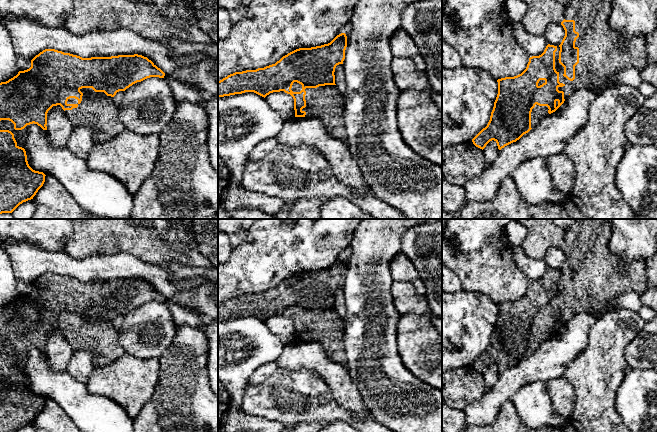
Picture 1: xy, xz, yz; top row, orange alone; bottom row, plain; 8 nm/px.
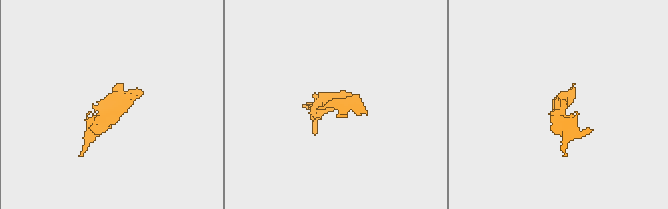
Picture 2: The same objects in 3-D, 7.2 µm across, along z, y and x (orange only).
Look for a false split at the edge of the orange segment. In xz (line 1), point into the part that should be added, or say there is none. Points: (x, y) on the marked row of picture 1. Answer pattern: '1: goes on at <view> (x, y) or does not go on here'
1: does not go on here

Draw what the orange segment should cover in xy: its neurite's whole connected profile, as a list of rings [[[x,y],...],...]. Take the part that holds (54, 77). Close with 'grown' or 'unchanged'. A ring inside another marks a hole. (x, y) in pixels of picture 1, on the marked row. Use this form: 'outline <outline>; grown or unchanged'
outline [[[45,49],[31,60],[29,69],[19,71],[13,78],[0,83],[0,121],[11,121],[15,130],[22,130],[33,123],[47,130],[48,111],[57,105],[60,105],[64,111],[77,108],[82,101],[83,93],[80,91],[82,88],[92,88],[95,92],[104,92],[107,96],[114,97],[117,92],[125,91],[137,82],[150,77],[164,78],[164,76],[165,73],[151,60],[138,54],[82,58],[55,49]]]; unchanged

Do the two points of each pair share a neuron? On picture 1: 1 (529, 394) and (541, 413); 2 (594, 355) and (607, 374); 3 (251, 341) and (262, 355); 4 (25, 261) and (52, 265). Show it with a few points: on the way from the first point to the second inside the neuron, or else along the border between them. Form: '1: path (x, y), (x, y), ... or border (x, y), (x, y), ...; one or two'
1: path (531, 399), (536, 408); one
2: path (599, 360), (602, 369); one
3: path (252, 344), (260, 352); one
4: path (32, 262), (45, 262); one

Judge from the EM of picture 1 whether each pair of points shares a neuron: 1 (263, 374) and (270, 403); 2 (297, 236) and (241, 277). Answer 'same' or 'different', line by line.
1: different
2: same

